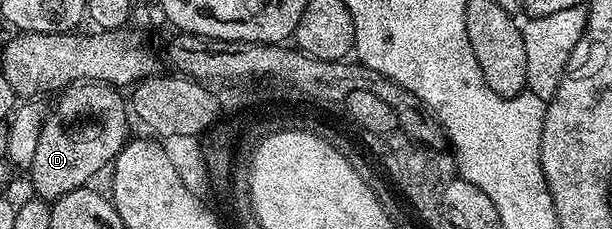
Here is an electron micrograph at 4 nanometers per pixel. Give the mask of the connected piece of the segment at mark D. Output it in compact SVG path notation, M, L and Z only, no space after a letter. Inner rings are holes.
M74 83L56 96L57 104L48 108L43 129L39 133L39 145L35 145L35 161L27 168L27 175L33 182L32 194L36 198L55 201L75 189L92 184L101 170L108 168L127 142L130 112L122 92L106 83Z

